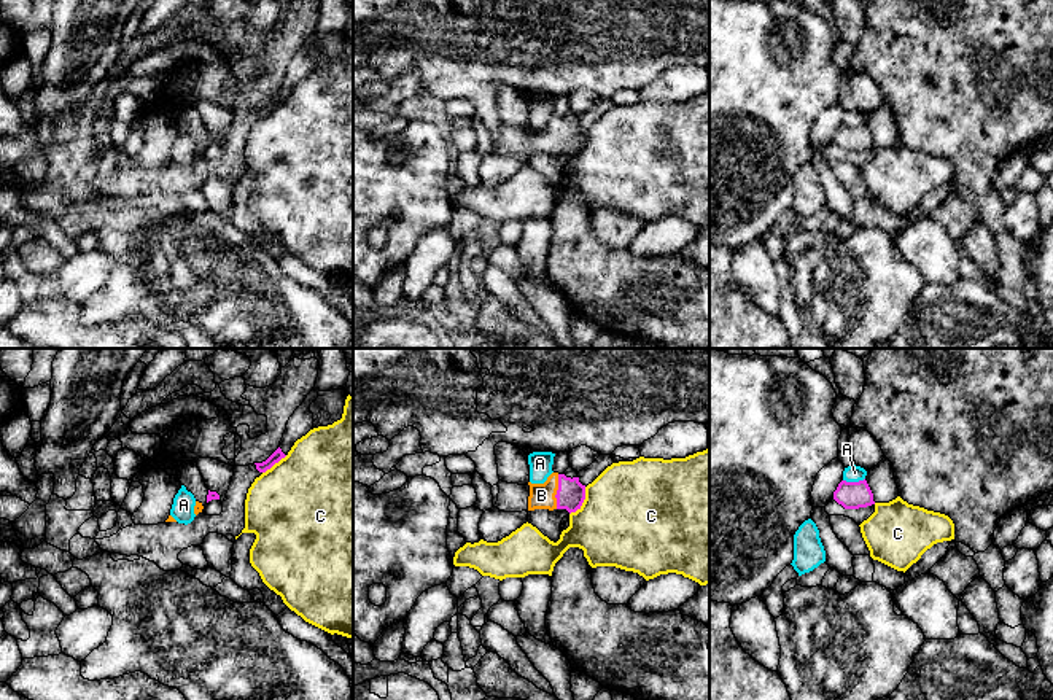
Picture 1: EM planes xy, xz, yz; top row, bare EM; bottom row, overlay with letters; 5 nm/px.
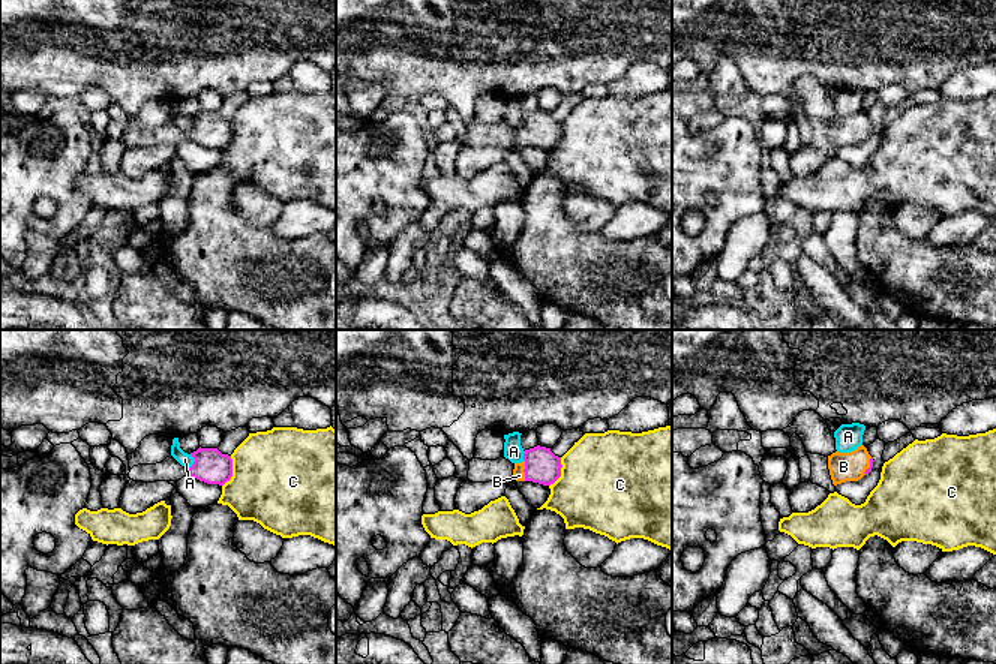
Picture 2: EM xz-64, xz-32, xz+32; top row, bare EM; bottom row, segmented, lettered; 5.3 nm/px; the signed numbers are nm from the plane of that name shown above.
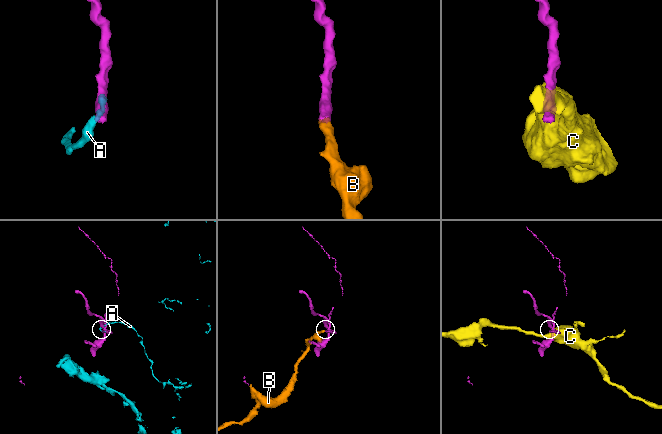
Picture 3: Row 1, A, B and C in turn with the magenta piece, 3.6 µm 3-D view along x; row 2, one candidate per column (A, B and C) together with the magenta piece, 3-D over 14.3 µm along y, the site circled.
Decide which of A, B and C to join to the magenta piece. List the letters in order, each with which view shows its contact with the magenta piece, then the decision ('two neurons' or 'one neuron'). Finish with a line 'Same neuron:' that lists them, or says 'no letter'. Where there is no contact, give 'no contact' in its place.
A: yz | two neurons
B: xz | one neuron
C: xz | two neurons
Same neuron: B

